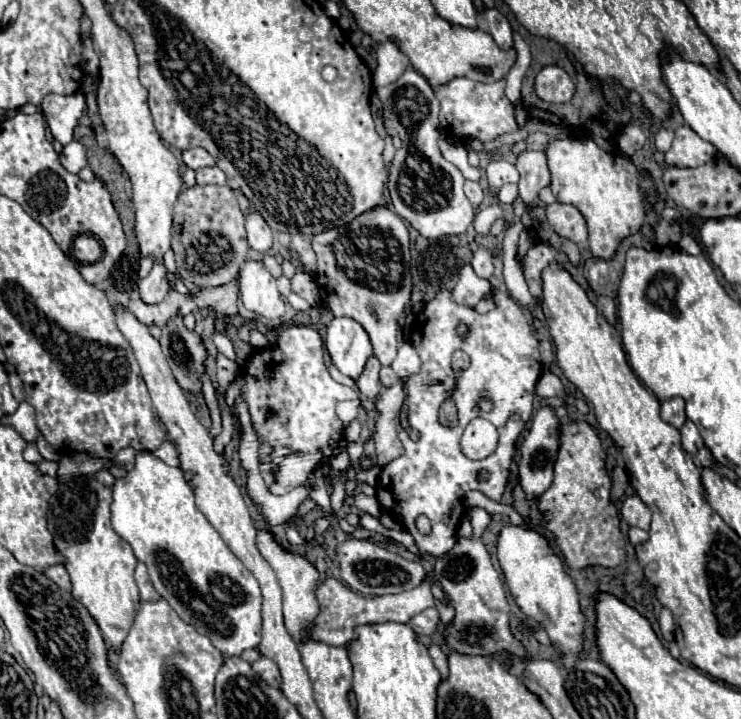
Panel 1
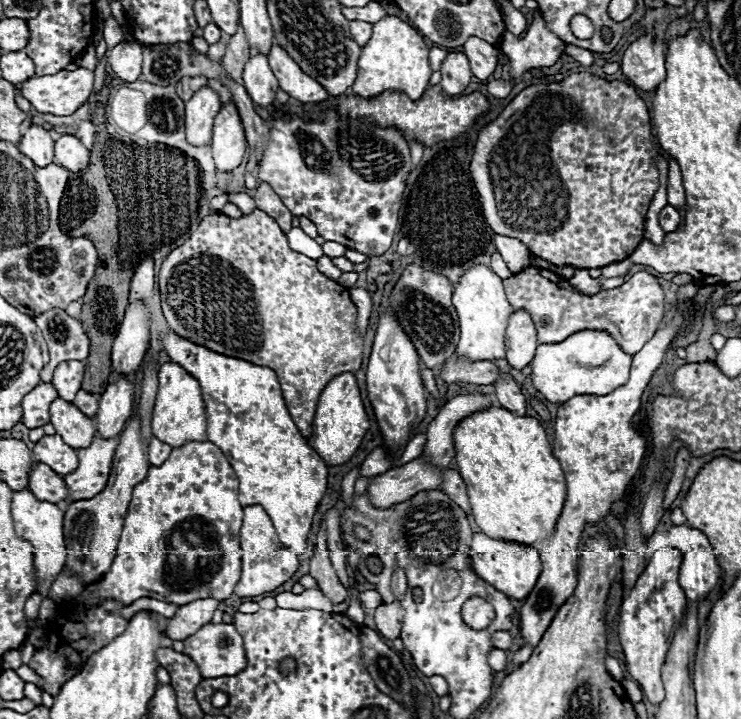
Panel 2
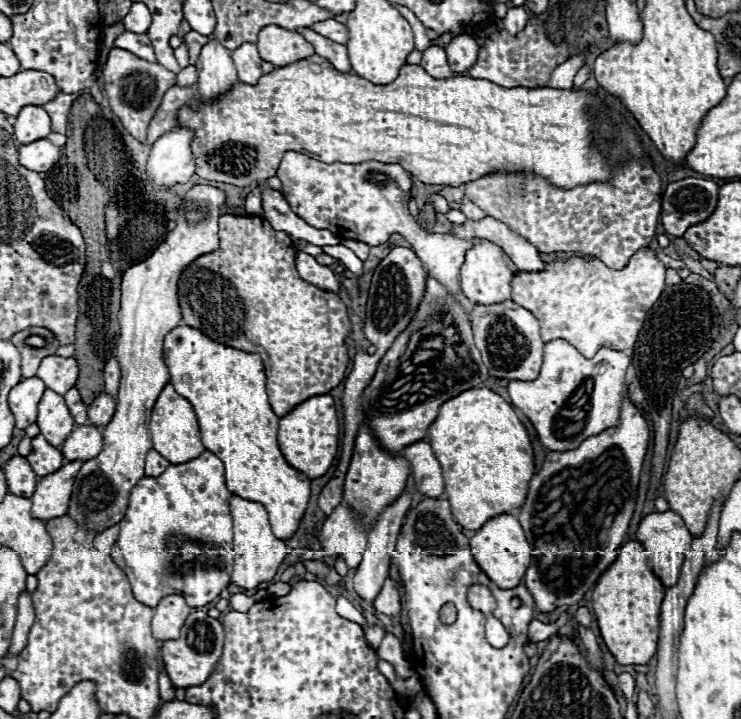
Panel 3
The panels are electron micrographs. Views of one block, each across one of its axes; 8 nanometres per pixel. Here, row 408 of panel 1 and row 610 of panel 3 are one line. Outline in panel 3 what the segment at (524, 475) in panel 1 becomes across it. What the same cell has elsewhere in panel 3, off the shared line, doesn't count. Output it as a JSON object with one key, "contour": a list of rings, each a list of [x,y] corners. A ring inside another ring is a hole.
{"contour":[[[624,390],[618,426],[586,438],[574,450],[550,452],[540,472],[536,472],[530,480],[530,490],[524,506],[518,512],[518,520],[532,548],[532,562],[524,576],[524,584],[540,612],[552,612],[558,606],[578,604],[584,594],[596,584],[602,572],[614,562],[616,552],[624,544],[624,536],[634,514],[636,488],[648,448],[648,438],[648,424],[642,414],[638,414],[636,406],[628,400],[628,392]]]}

